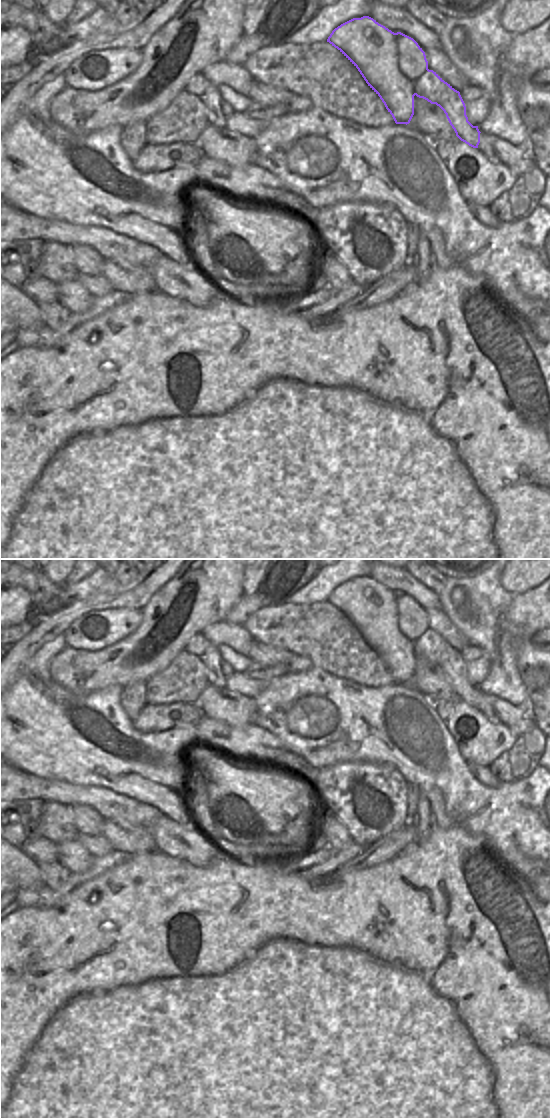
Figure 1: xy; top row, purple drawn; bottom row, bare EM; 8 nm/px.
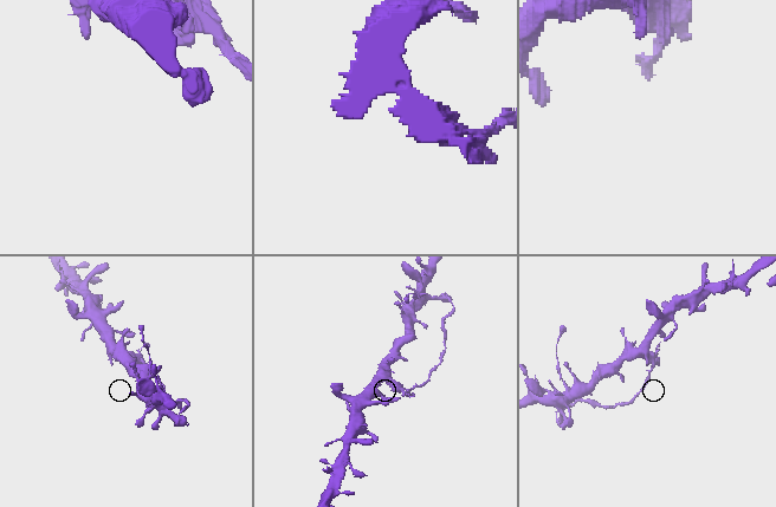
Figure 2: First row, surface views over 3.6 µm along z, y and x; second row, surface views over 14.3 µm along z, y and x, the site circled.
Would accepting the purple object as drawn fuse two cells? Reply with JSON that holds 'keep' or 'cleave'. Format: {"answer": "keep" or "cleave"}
{"answer": "cleave"}

